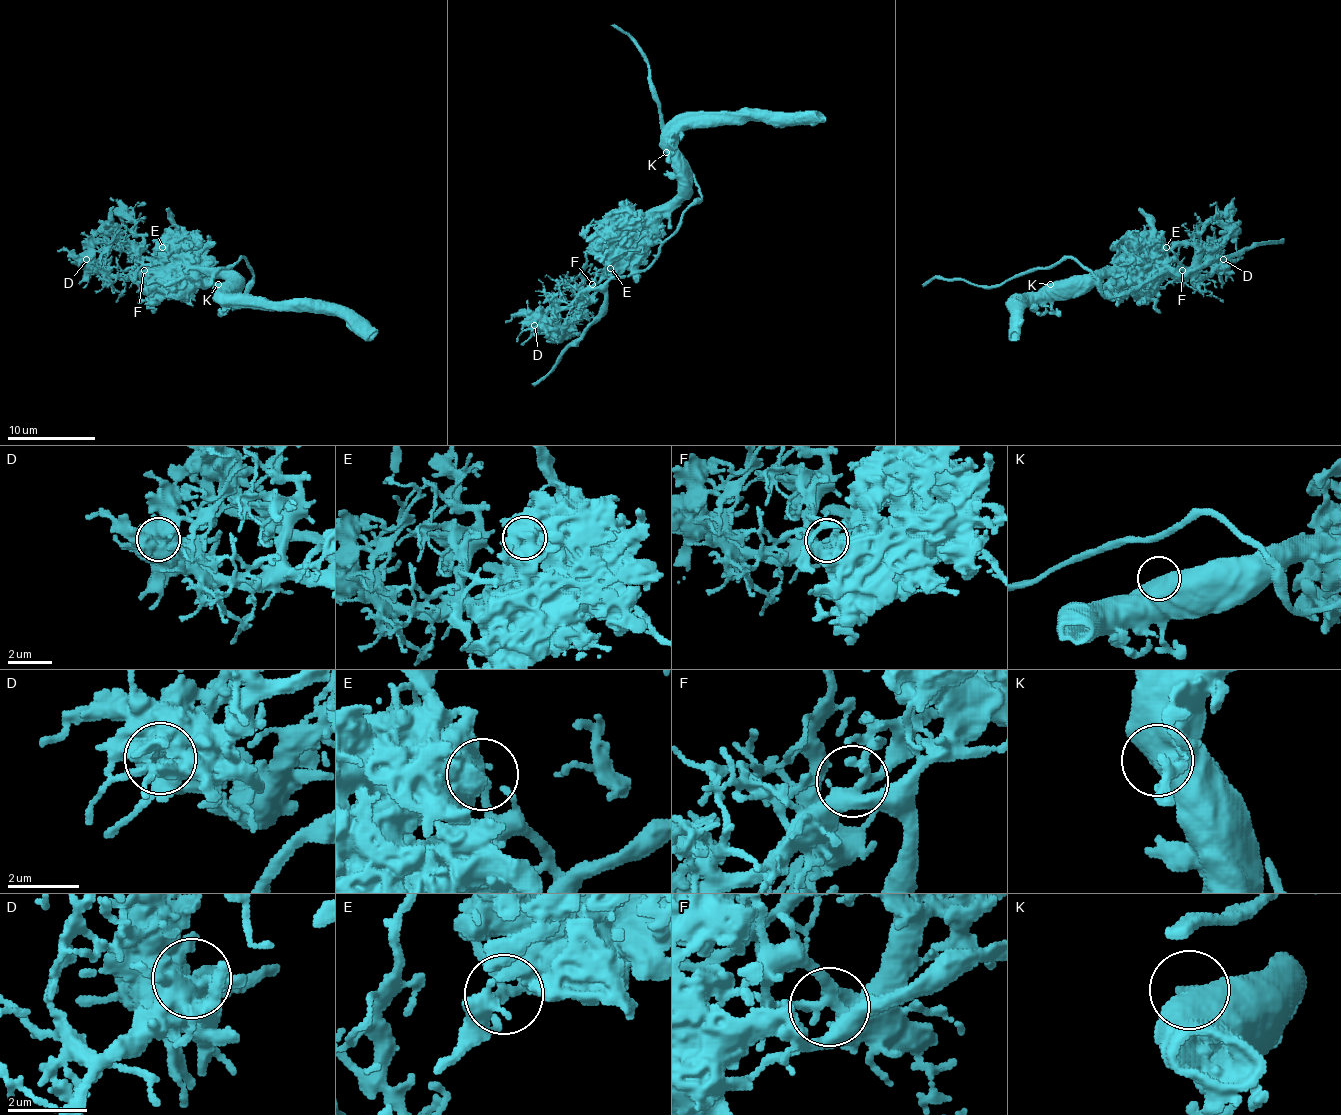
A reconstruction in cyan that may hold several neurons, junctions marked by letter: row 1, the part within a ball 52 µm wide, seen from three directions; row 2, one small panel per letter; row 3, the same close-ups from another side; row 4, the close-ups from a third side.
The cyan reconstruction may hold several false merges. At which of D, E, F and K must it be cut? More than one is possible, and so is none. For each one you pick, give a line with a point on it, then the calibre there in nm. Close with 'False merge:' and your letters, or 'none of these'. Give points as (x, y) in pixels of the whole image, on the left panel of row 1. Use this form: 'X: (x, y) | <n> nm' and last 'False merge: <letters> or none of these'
E: (162, 247) | 220 nm
False merge: E

